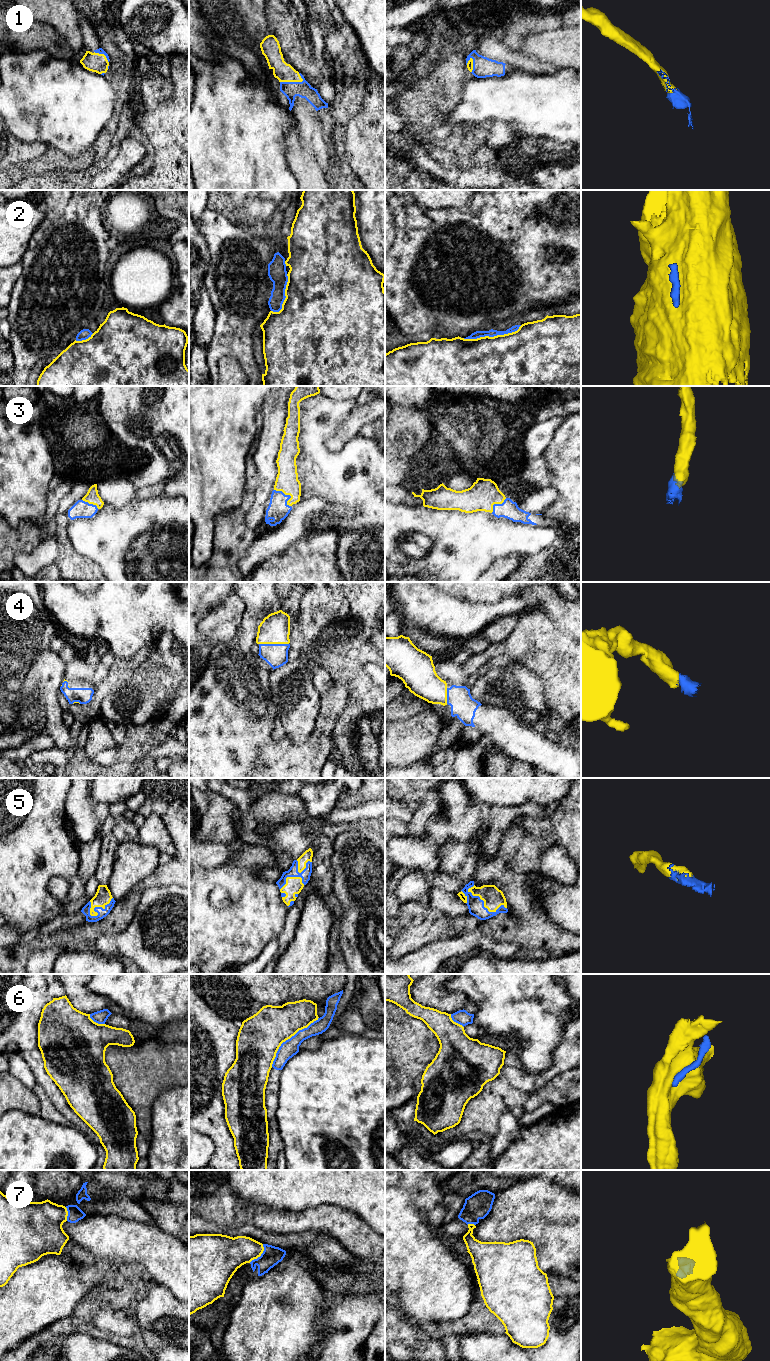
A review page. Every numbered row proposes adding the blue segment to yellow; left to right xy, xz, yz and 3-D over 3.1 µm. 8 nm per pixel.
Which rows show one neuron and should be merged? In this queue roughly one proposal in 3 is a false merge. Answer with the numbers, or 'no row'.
1, 3, 4, 5

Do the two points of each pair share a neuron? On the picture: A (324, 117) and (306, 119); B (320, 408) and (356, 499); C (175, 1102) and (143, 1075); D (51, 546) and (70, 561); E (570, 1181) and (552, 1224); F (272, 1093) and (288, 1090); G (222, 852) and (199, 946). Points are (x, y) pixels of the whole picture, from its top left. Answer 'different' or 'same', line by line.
A: different
B: same
C: different
D: different
E: different
F: different
G: different

